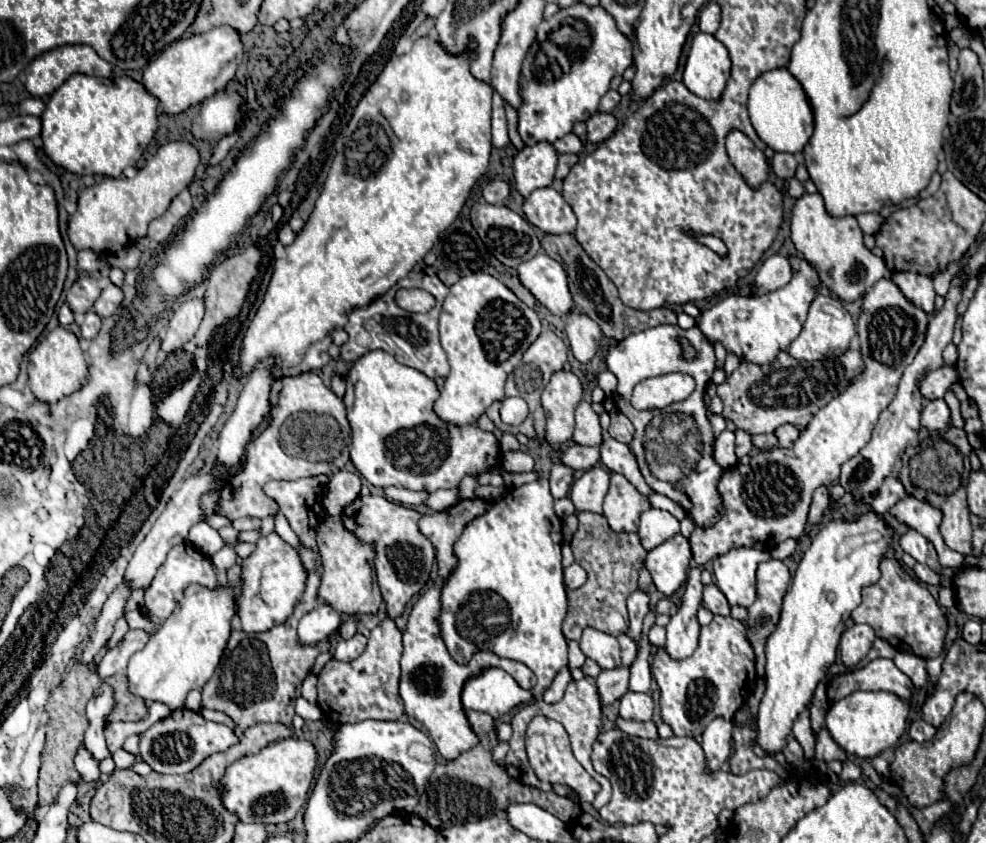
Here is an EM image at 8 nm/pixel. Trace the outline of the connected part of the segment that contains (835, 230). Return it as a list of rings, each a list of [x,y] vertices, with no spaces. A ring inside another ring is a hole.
[[[803,194],[791,216],[791,242],[799,254],[815,268],[823,286],[827,286],[839,300],[855,302],[861,298],[877,280],[891,276],[883,258],[877,258],[863,244],[863,232],[853,216],[833,218],[823,206],[821,194]]]

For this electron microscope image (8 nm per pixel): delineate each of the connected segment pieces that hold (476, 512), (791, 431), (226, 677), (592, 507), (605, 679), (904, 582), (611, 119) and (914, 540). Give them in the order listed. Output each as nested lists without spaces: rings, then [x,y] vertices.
[[[481,498],[459,500],[455,506],[441,510],[431,516],[423,516],[419,520],[419,530],[431,540],[439,560],[439,582],[443,584],[449,572],[455,568],[453,544],[461,536],[463,528],[483,512],[487,512],[489,502]]]
[[[785,424],[785,426],[779,426],[775,430],[775,436],[777,436],[777,446],[779,448],[791,448],[791,444],[799,438],[799,430],[791,424]]]
[[[317,570],[307,572],[305,592],[299,602],[301,608],[295,608],[293,616],[287,622],[259,634],[247,634],[243,630],[231,632],[221,664],[215,670],[215,676],[211,676],[211,680],[203,686],[201,692],[203,692],[203,708],[213,708],[229,714],[237,722],[235,732],[243,734],[249,726],[255,726],[259,722],[291,724],[295,714],[293,710],[295,698],[301,696],[301,682],[309,674],[309,668],[313,666],[315,658],[321,652],[329,650],[329,646],[299,648],[299,644],[295,644],[297,622],[301,620],[301,616],[305,616],[317,606],[315,592],[319,588],[319,578],[321,576]]]
[[[593,466],[571,486],[571,500],[577,510],[589,510],[601,514],[603,496],[609,490],[609,472],[601,466]]]
[[[621,666],[611,672],[601,672],[597,676],[597,684],[603,704],[619,700],[619,696],[623,696],[623,692],[627,692],[629,688],[629,666]]]
[[[883,558],[879,570],[881,578],[875,584],[863,588],[863,602],[851,612],[853,622],[869,624],[879,638],[887,640],[901,652],[911,652],[925,660],[937,658],[943,652],[947,634],[945,612],[931,596],[931,592],[913,580],[895,558]]]
[[[597,112],[587,120],[587,142],[599,144],[603,140],[607,140],[613,132],[615,132],[615,116],[607,114],[607,112]]]
[[[907,530],[901,538],[899,538],[899,546],[903,548],[903,552],[911,554],[917,562],[921,564],[927,564],[935,570],[939,570],[943,574],[943,582],[947,584],[941,584],[941,586],[951,586],[951,576],[955,570],[951,568],[943,568],[939,562],[937,562],[937,556],[929,556],[929,540],[925,536],[921,536],[917,530]]]

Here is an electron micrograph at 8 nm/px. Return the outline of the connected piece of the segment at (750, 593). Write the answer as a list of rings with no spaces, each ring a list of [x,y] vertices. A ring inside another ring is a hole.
[[[733,548],[713,560],[715,584],[731,606],[749,608],[755,602],[755,570],[759,562],[769,558],[769,552],[759,552],[755,548]]]

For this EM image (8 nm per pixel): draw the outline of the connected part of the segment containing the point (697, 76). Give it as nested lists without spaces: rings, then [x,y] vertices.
[[[695,34],[683,72],[683,84],[699,98],[719,100],[729,72],[731,60],[727,48],[713,34]]]

